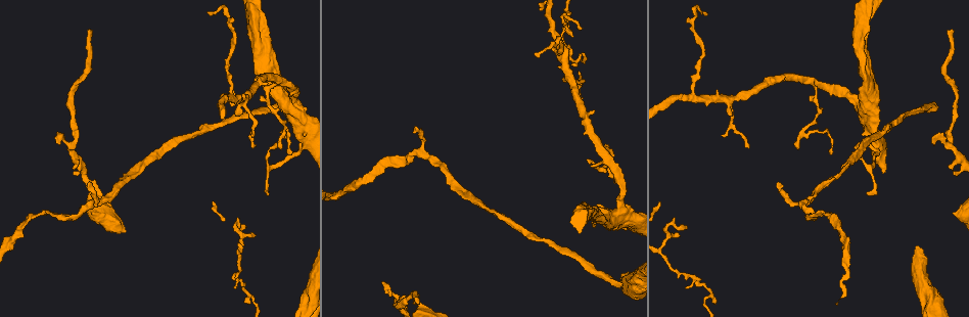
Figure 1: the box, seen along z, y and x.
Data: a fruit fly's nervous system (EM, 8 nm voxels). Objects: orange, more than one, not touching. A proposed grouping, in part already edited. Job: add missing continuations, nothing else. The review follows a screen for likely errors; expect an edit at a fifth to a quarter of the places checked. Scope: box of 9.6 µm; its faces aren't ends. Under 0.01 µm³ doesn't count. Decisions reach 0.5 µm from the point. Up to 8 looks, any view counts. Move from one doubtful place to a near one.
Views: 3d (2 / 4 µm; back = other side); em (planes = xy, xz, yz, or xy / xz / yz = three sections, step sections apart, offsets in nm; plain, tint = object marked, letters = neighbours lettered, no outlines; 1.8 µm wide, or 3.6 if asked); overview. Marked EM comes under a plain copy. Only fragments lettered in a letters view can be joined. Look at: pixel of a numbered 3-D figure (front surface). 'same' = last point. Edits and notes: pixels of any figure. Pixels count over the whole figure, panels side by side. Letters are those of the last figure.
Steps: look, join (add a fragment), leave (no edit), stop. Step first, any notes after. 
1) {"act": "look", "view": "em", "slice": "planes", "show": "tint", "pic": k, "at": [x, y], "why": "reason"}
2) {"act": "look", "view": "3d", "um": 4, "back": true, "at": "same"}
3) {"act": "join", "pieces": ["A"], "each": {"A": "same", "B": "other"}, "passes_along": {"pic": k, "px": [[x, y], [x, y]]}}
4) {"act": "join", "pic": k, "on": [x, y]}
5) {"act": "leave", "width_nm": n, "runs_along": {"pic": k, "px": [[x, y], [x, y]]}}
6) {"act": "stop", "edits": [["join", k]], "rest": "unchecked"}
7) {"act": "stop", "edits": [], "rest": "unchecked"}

{"act": "look", "view": "3d", "um": 4, "pic": 1, "at": [415, 299], "why": "free end"}

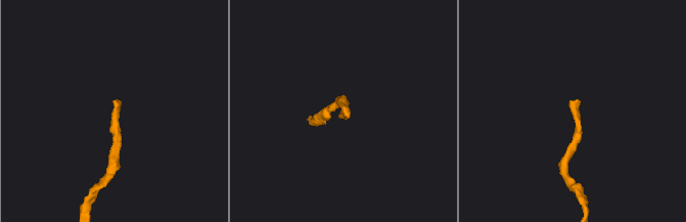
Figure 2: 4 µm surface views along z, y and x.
{"act": "look", "view": "em", "slice": "planes", "show": "letters", "pic": 2, "at": [572, 103]}

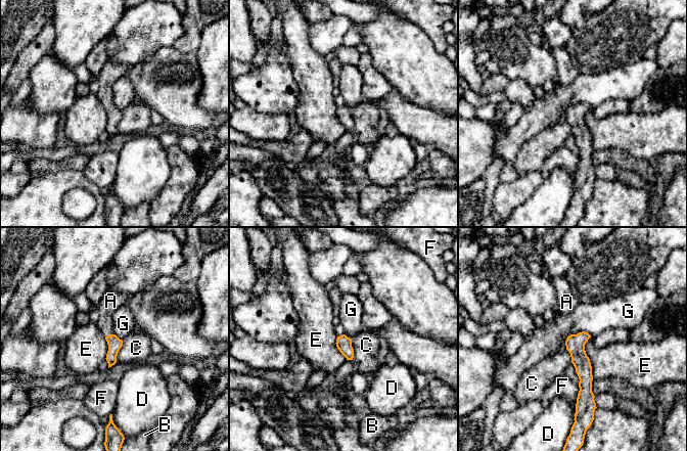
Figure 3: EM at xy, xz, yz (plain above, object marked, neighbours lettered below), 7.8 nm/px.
{"act": "join", "pieces": ["A"], "width_nm": 110, "each": {"A": "same", "B": "other", "C": "other", "D": "other", "E": "other", "F": "other", "G": "other"}, "passes_along": {"pic": 3, "px": [[115, 344], [110, 334], [109, 303]]}, "found": "it goes on there"}

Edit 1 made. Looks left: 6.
{"act": "look", "view": "3d", "um": 4, "pic": 1, "at": [619, 288], "why": "long arm stops here"}

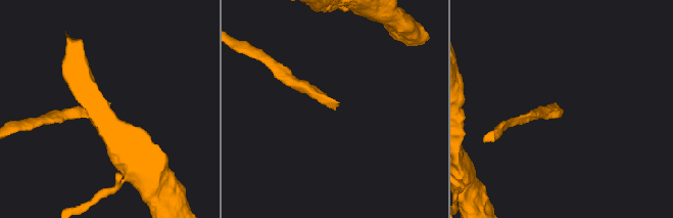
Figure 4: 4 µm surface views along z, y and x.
{"act": "look", "view": "em", "slice": "xz", "step": 4, "show": "letters", "pic": 4, "at": [335, 105]}

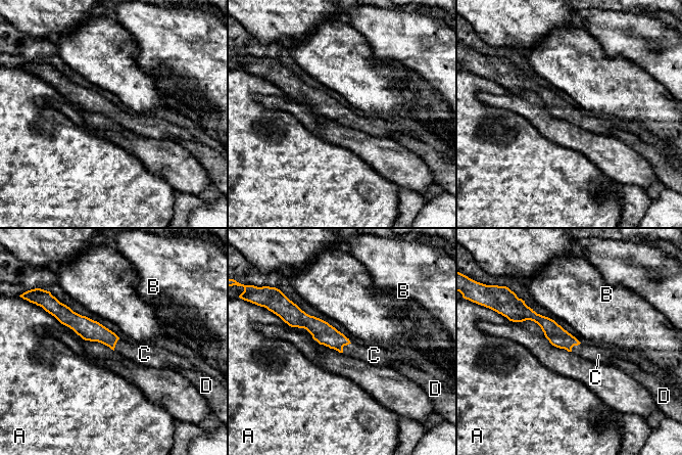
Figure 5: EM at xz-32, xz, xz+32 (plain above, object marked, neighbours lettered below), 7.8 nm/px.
{"act": "join", "pieces": ["C"], "width_nm": 140, "longest_contact_nm": ["A", 280], "each": {"A": "other", "B": "other", "C": "same", "D": "other"}, "found": "it goes on there"}

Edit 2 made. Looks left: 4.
{"act": "look", "view": "overview"}

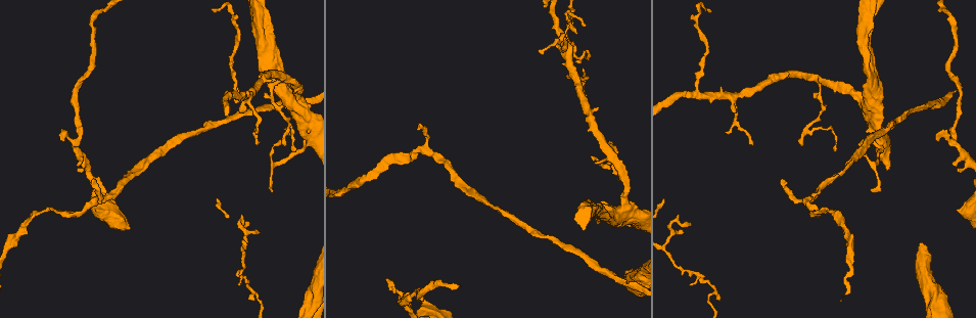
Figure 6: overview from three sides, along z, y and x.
{"act": "look", "view": "3d", "um": 4, "pic": 6, "at": [878, 148], "why": "sharp bend"}

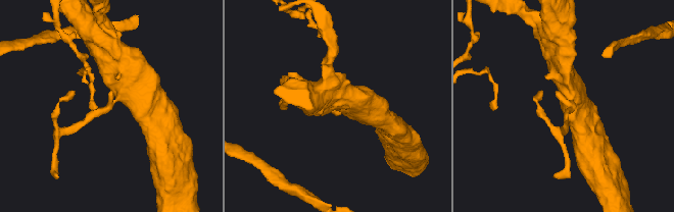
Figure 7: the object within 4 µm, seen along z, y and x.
{"act": "look", "view": "em", "slice": "planes", "show": "letters", "pic": 7, "at": [109, 107]}

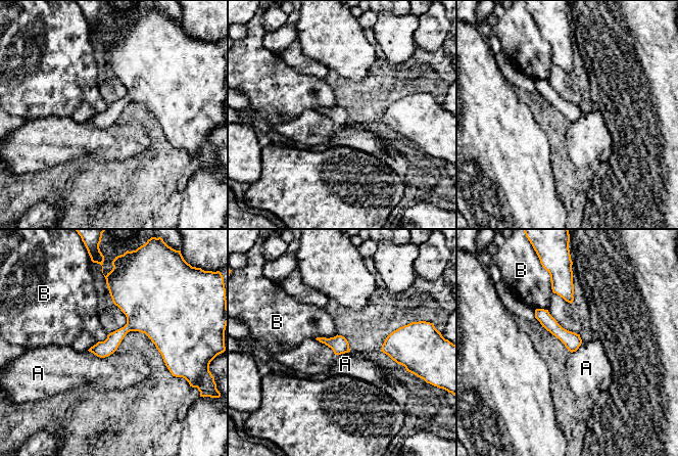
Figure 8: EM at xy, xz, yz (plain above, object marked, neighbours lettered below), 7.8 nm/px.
{"act": "leave", "width_nm": 130, "each": {"A": "other", "B": "other"}, "runs_along": {"pic": 8, "px": [[537, 312], [576, 346]]}, "found": "none of them fits"}

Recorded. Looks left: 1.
{"act": "look", "view": "em", "slice": "planes", "show": "letters", "pic": 6, "at": [737, 97], "why": "side arm on a straight run"}

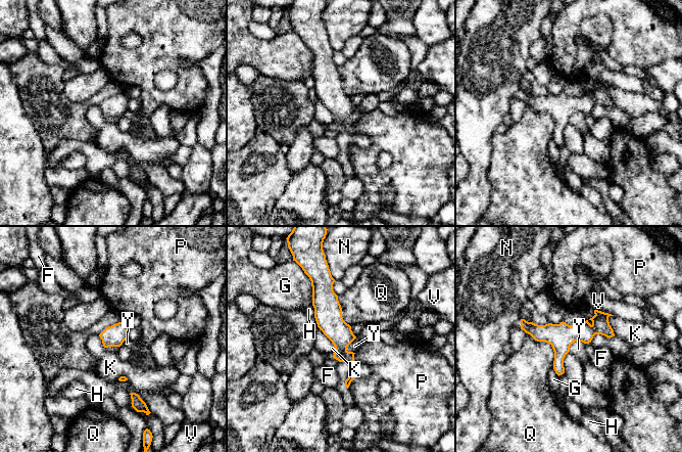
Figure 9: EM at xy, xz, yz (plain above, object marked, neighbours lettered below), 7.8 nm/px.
{"act": "leave", "longest_contact_nm": ["Q", 340], "each": {"F": "other", "G": "other", "H": "other", "K": "other", "N": "other", "P": "other", "Q": "other", "V": "other", "Y": "other"}, "border": {"pic": 9, "px": [[127, 338], [119, 346], [105, 348]]}, "found": "no lettered fragment goes on from it"}

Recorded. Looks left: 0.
{"act": "stop", "edits": [["join", 3], ["join", 5]], "rest": "unchecked"}

